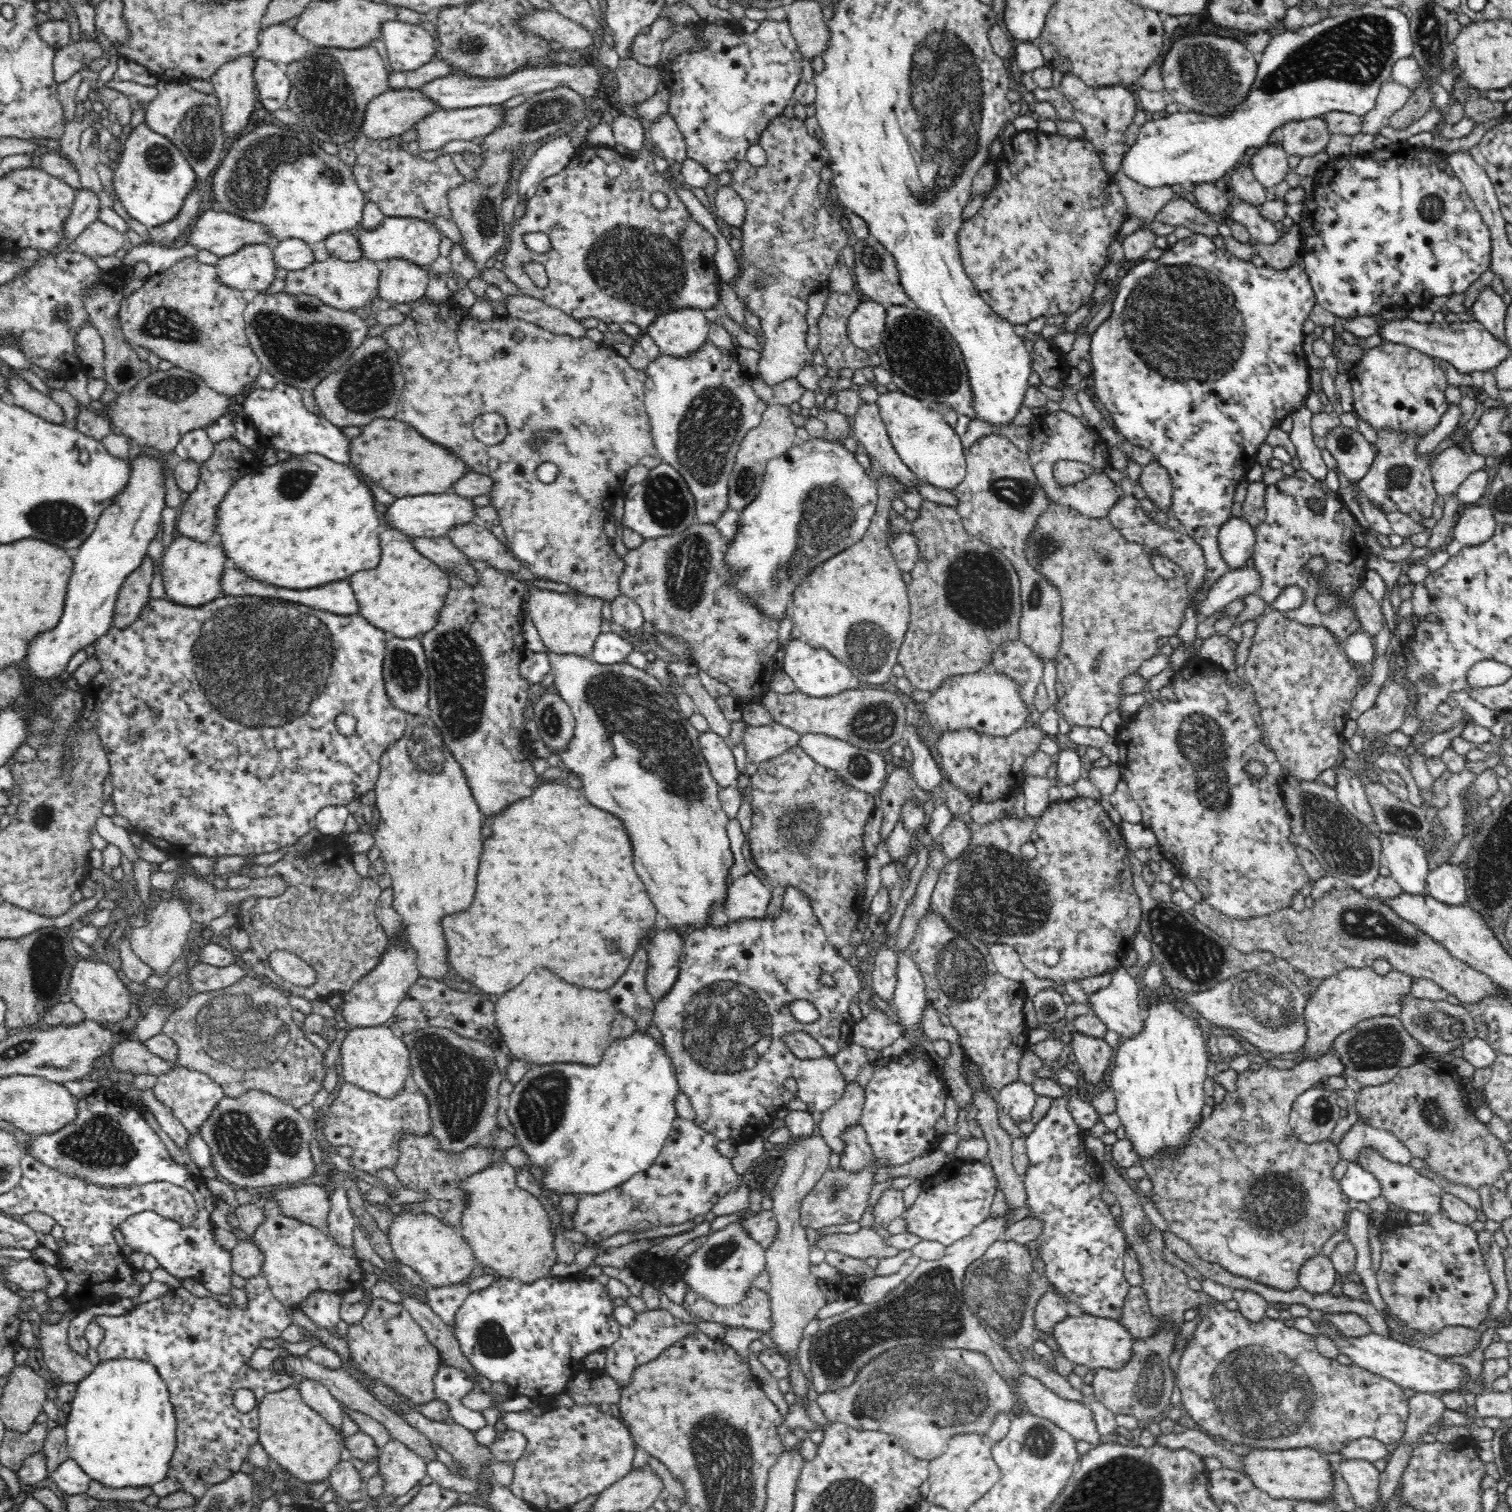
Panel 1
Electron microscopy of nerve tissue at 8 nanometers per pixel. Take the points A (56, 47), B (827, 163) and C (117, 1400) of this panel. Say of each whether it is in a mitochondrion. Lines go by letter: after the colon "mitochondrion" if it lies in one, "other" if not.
A: other
B: other
C: other

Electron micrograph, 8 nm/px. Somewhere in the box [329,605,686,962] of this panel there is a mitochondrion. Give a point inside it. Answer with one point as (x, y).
(459, 673)

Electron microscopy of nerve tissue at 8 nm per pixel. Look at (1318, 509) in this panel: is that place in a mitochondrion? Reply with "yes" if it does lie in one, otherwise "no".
no

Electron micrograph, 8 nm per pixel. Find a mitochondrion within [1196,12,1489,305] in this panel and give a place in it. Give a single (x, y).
(1431, 206)

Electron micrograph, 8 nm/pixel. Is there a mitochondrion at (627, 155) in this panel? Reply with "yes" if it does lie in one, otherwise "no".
no

